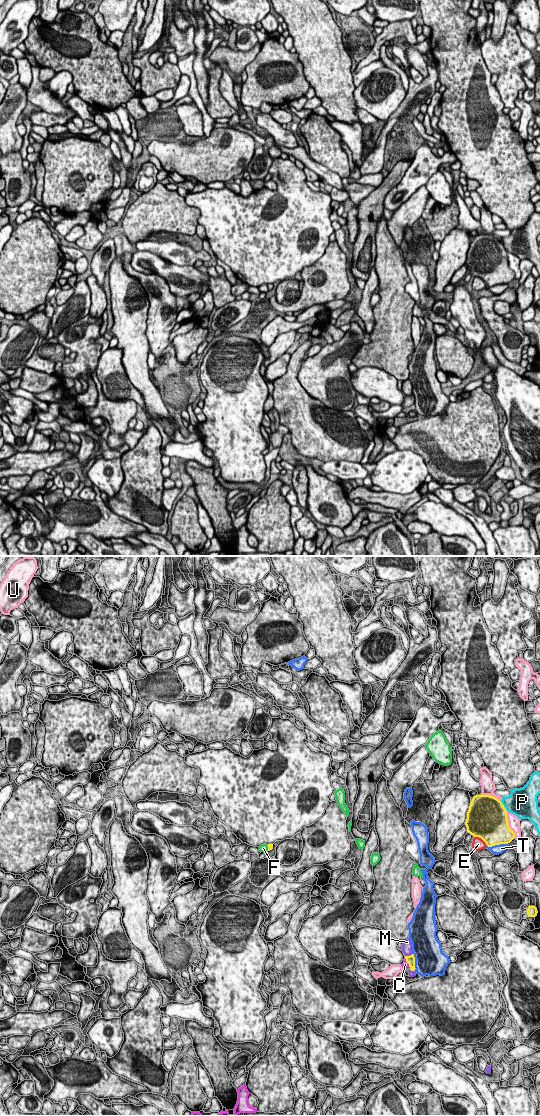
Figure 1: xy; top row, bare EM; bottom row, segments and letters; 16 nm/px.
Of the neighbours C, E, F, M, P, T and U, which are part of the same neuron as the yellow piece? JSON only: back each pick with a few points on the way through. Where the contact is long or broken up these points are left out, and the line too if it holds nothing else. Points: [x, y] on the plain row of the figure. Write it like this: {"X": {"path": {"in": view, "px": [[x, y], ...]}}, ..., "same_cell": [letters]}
{"C": {"path": {"in": "xy", "px": [[410, 400], [406, 401], [405, 404]]}}, "same_cell": ["C"]}

